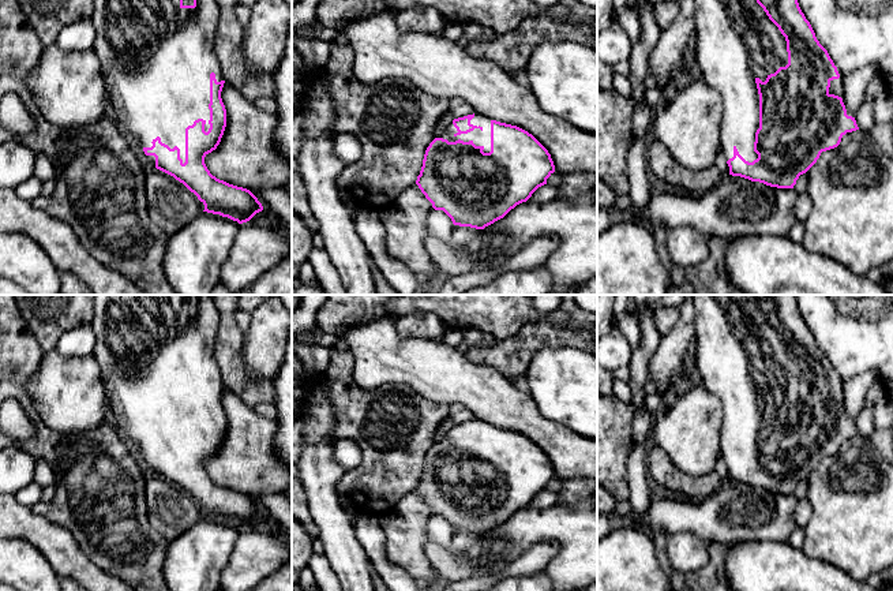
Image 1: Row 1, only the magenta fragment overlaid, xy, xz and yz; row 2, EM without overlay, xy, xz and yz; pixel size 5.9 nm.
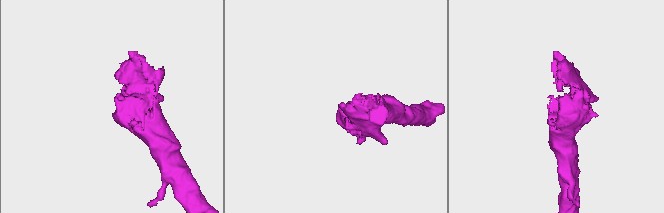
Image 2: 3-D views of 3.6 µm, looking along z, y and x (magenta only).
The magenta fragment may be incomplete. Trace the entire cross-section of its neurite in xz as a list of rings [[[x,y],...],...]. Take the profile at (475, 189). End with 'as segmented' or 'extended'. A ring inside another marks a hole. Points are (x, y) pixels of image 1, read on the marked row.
[[[474,112],[454,119],[443,136],[429,143],[416,184],[454,225],[484,229],[526,202],[554,172],[551,154],[532,134]]] | extended

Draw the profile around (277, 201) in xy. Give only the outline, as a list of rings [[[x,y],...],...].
[[[267,188],[251,191],[263,209],[269,213],[282,217],[288,224],[292,224],[292,197],[284,188]]]

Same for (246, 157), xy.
[[[228,82],[221,98],[226,127],[217,149],[205,157],[210,173],[251,191],[284,188],[292,169],[274,149],[277,116],[260,111]]]

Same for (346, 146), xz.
[[[337,134],[333,139],[335,156],[346,165],[357,161],[361,156],[361,143],[352,134]]]

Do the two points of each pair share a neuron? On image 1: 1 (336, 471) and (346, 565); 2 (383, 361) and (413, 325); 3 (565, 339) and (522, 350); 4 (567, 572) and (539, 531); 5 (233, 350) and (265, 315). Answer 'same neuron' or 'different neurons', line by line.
1: same neuron
2: different neurons
3: same neuron
4: same neuron
5: different neurons

